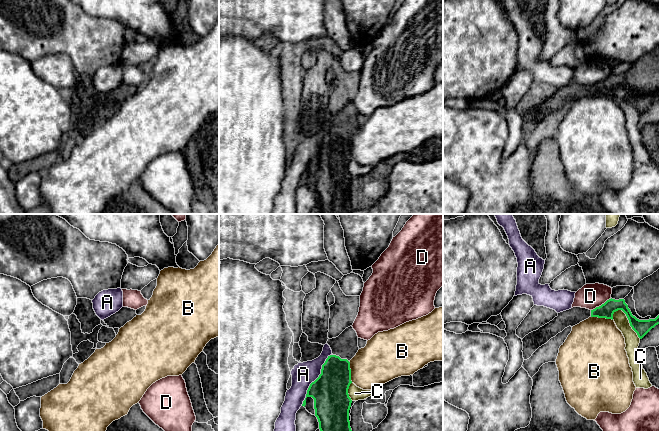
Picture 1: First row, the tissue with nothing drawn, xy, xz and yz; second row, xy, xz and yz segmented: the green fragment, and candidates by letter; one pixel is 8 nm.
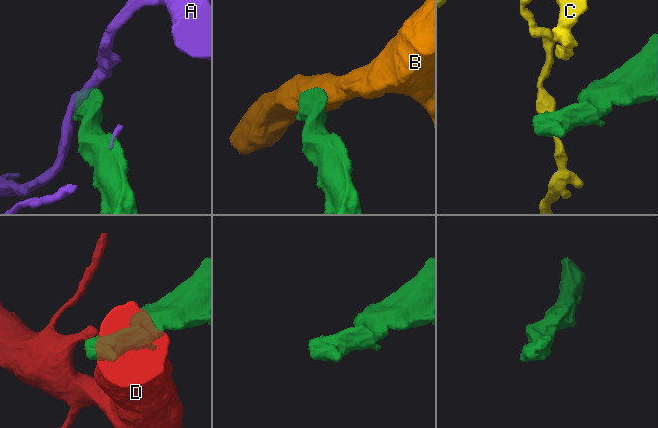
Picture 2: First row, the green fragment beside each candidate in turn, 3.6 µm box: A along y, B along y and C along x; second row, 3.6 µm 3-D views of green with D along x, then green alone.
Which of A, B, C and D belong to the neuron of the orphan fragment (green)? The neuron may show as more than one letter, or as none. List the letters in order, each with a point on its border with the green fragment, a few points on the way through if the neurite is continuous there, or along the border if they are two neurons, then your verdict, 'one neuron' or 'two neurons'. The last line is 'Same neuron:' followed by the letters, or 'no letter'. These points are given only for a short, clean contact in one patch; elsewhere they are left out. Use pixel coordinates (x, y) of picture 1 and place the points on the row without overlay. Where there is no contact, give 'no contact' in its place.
A: xz (316, 155) | along xz (332, 130), (322, 141), (321, 149), (310, 160), (301, 181) | two neurons
B: xz (350, 148) | two neurons
C: yz (629, 97) | two neurons
D: yz (602, 80) | along yz (611, 74), (591, 86) | two neurons
Same neuron: no letter

